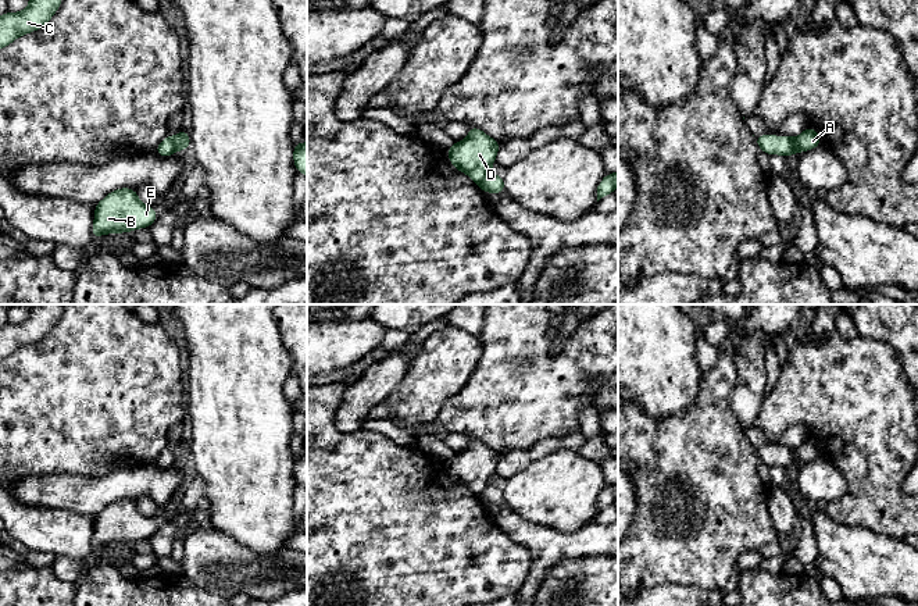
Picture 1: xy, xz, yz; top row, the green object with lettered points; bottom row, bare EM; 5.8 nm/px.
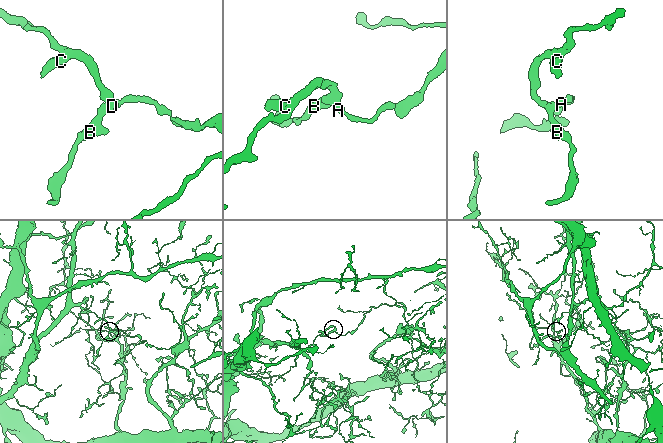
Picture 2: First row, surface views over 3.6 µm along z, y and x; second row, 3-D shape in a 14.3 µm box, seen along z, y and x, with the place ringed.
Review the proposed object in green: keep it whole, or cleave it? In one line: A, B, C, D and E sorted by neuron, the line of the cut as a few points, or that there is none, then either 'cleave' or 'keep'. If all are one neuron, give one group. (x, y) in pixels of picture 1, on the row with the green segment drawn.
groups A / B C D E; cut xy (168, 136), (177, 150); cleave

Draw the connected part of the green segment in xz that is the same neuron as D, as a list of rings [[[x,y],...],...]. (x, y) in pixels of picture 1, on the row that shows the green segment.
[[[469,126],[468,136],[447,147],[447,154],[456,170],[479,183],[494,164],[499,149],[500,142],[487,136],[482,129]]]

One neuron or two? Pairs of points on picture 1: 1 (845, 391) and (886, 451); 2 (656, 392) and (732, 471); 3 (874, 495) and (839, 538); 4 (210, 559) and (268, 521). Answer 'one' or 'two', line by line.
1: one
2: two
3: two
4: two

